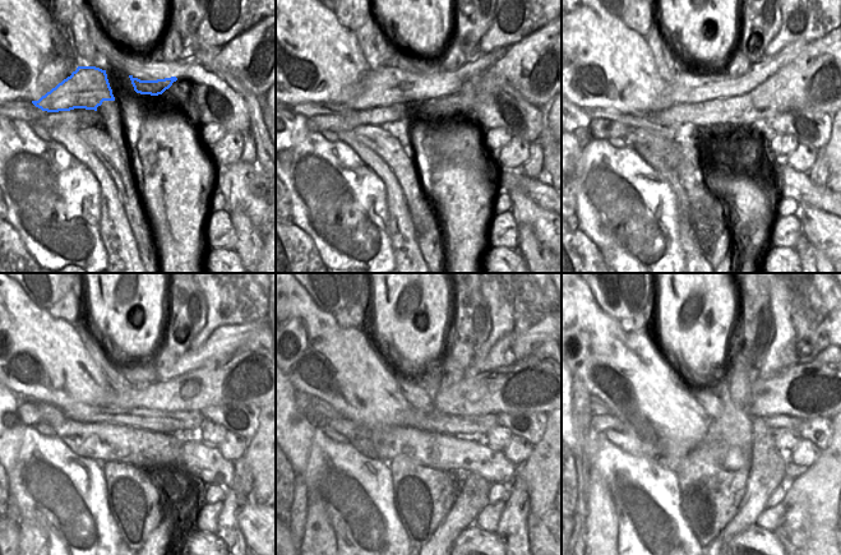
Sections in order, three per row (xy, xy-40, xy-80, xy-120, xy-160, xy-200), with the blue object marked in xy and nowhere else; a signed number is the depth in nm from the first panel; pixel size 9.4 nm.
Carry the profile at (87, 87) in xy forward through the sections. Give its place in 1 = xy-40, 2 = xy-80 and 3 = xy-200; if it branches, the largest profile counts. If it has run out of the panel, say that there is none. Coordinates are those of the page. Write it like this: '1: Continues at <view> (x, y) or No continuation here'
1: Continues at xy-40 (383, 87)
2: Continues at xy-80 (685, 83)
3: Continues at xy-200 (808, 347).

